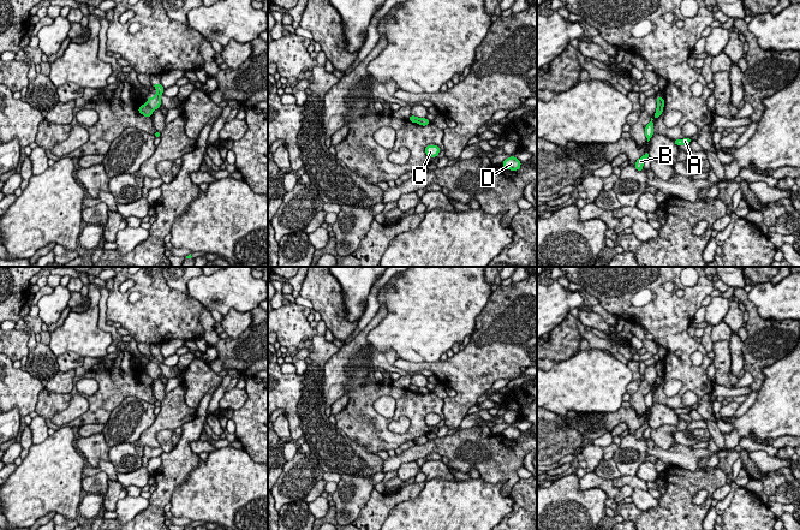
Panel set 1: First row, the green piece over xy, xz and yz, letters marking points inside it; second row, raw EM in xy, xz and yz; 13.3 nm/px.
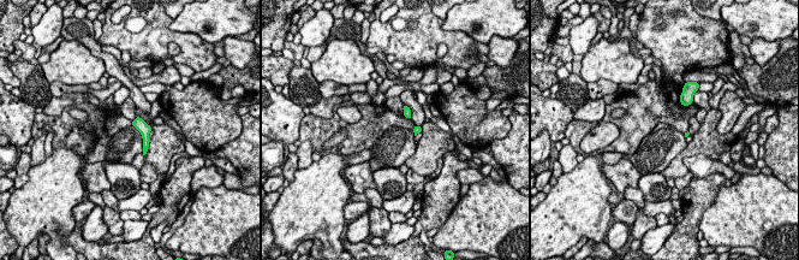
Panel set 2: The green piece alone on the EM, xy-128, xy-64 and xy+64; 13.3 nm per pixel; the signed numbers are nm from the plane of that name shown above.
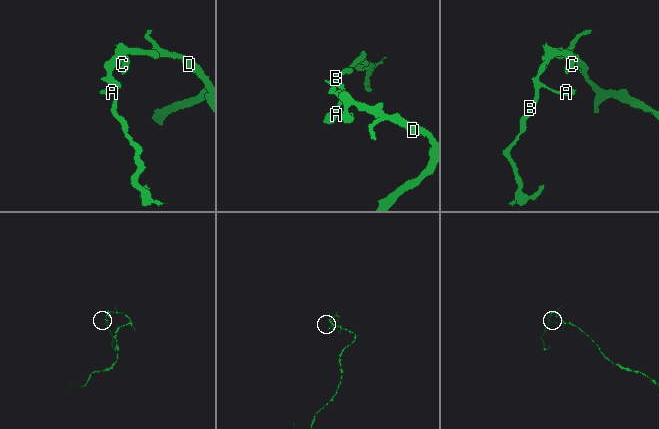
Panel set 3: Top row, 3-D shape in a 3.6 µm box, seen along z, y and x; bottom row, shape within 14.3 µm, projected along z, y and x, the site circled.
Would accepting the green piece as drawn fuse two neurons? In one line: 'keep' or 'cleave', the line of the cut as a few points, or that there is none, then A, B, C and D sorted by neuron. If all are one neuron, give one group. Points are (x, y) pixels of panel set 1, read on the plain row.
cleave | xy (145, 374), (153, 379) | A B / C D

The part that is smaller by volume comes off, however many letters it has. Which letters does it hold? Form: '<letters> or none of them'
A, B

